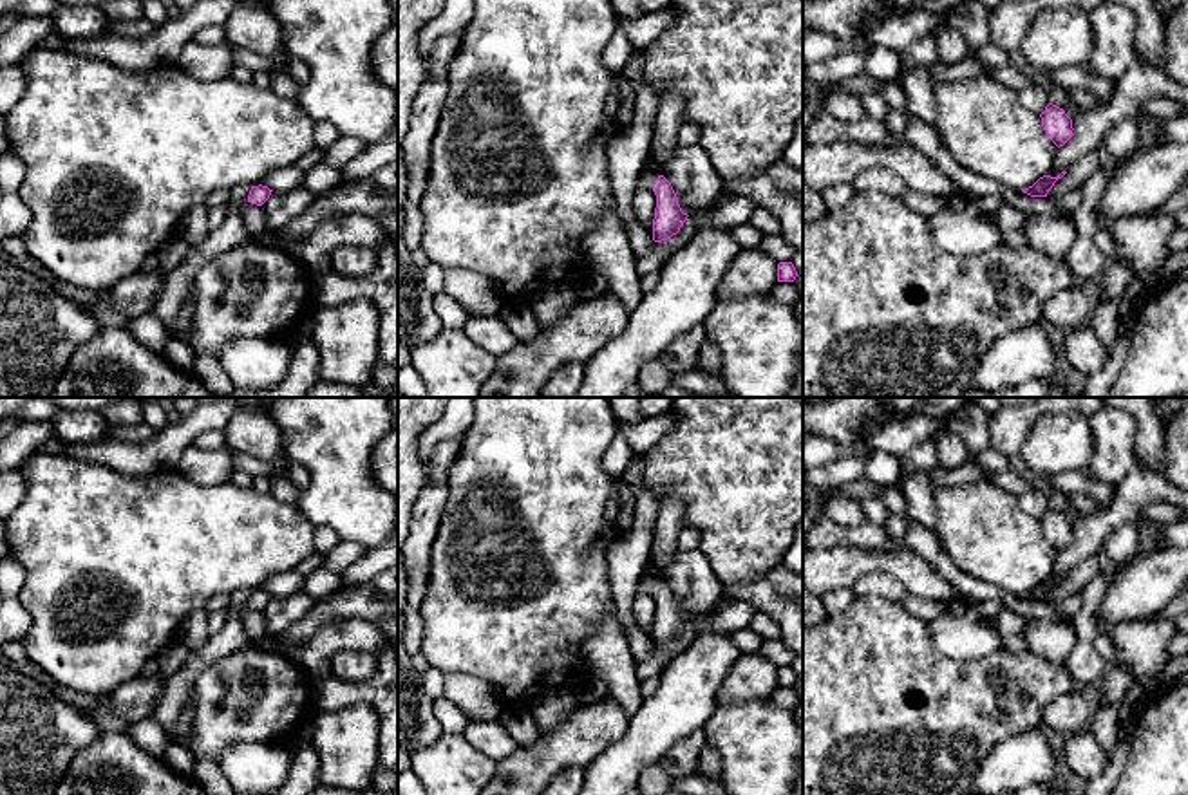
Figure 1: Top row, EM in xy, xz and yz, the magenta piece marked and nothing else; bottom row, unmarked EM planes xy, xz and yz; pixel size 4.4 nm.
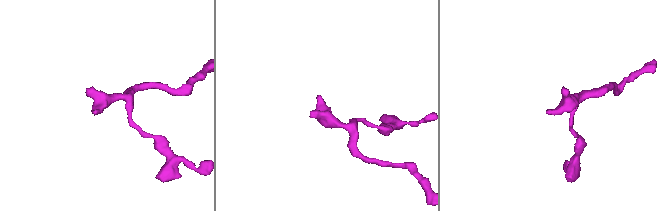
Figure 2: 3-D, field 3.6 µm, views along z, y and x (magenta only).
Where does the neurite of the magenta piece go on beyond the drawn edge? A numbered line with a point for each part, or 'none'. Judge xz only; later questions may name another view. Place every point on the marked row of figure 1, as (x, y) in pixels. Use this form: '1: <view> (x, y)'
1: xz (648, 177)

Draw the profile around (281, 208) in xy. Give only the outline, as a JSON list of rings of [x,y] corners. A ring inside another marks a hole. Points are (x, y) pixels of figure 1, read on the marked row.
[[[304,186],[286,192],[271,192],[269,199],[262,204],[268,228],[286,228],[291,220],[300,217],[315,202],[315,199],[316,197]]]

